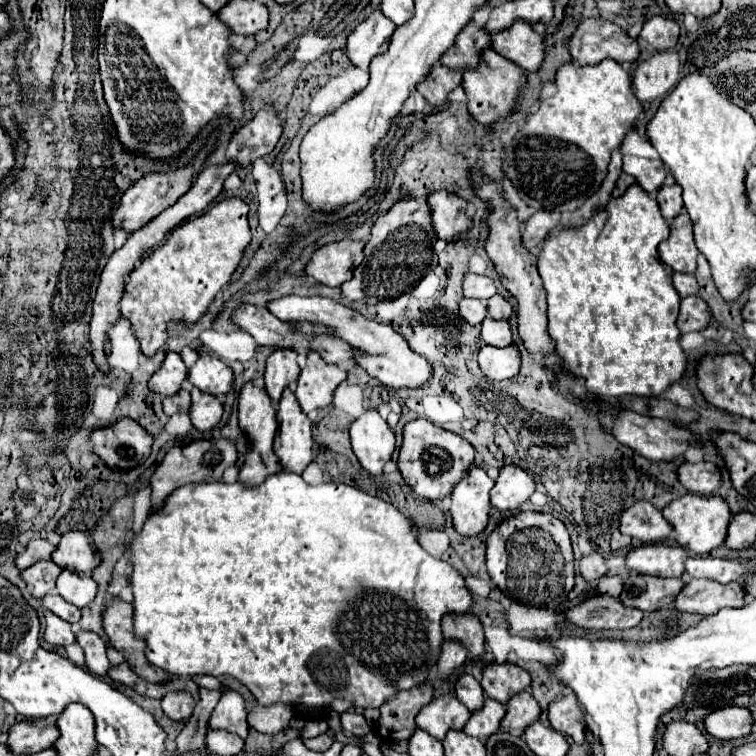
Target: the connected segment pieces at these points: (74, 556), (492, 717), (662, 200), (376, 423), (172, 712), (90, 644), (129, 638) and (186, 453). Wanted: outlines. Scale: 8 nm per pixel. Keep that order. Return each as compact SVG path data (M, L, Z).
M85 532L63 534L57 550L53 552L53 562L61 568L75 572L91 572L101 564L101 556L95 552L95 544Z
M487 698L485 706L469 718L465 732L473 738L479 738L485 744L487 738L499 730L503 714L505 714L505 706Z
M677 184L673 186L663 186L657 194L657 204L661 208L661 214L665 220L671 220L681 212L683 208L683 198L681 198L681 188Z
M367 410L351 428L351 444L359 464L373 476L383 472L385 462L395 452L395 436L377 410Z
M169 692L163 700L161 700L161 708L165 712L165 716L169 720L187 720L193 714L195 708L195 700L191 698L191 694L187 692Z
M81 630L77 634L77 644L85 650L85 662L87 662L87 668L97 674L97 676L105 676L111 668L111 662L105 654L107 646L105 642L101 640L101 636L93 634L93 632L85 632Z
M115 598L103 610L103 626L111 640L111 646L119 650L129 668L147 682L169 682L171 676L165 670L159 670L147 662L143 650L147 648L143 638L135 638L133 632L133 606Z
M221 438L219 442L217 440L195 440L185 446L173 446L165 454L165 460L157 466L157 470L151 476L151 512L161 508L175 488L185 486L189 482L217 482L221 480L221 474L235 462L237 462L235 444L225 438Z

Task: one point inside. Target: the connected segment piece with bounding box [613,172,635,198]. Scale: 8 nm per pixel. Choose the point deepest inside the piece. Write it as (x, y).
(625, 180)

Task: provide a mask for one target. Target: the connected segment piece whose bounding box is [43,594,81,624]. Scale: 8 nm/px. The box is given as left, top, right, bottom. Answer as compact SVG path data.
M47 594L47 596L43 598L43 606L45 606L47 610L51 610L55 616L59 616L61 620L71 622L71 624L73 624L73 622L79 622L79 618L81 618L81 610L79 610L77 606L65 602L59 594Z

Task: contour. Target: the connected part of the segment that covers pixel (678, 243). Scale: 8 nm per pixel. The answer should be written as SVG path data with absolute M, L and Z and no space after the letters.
M679 214L671 224L669 238L659 246L659 256L675 272L693 274L697 270L697 246L693 242L693 222Z

